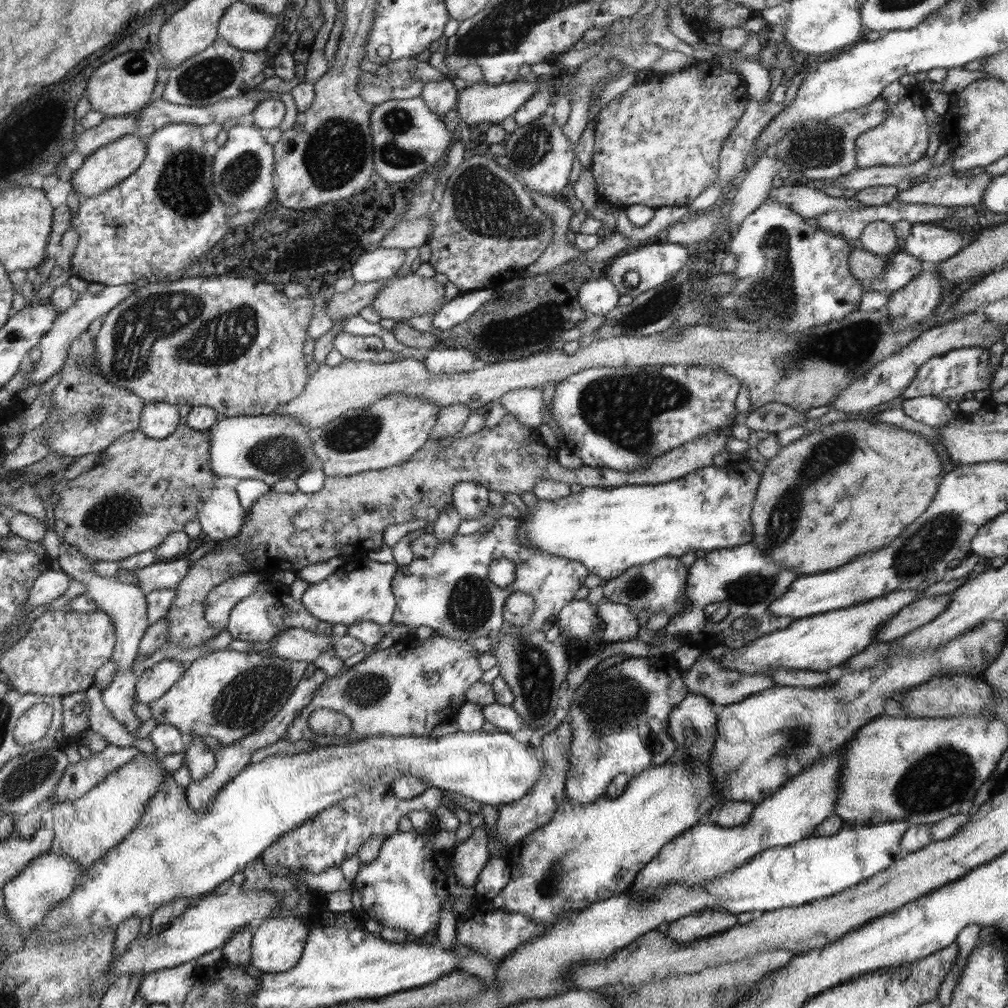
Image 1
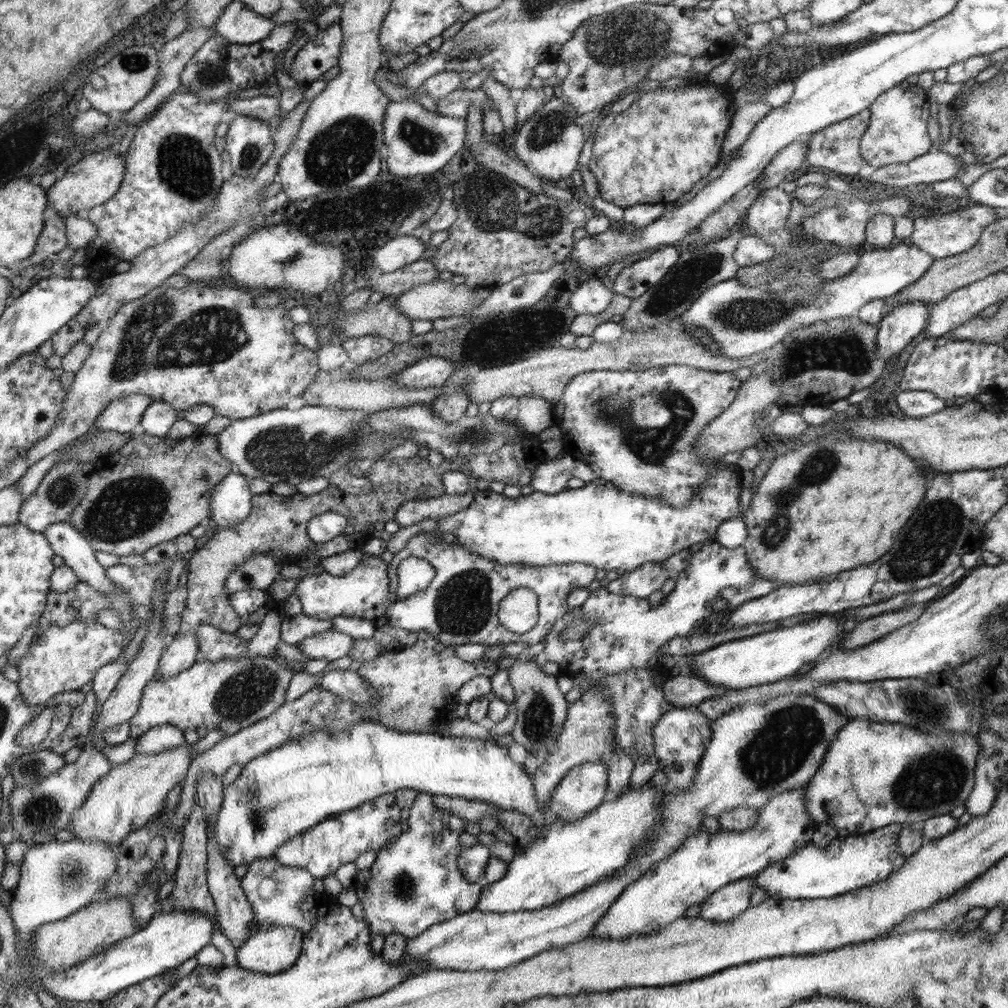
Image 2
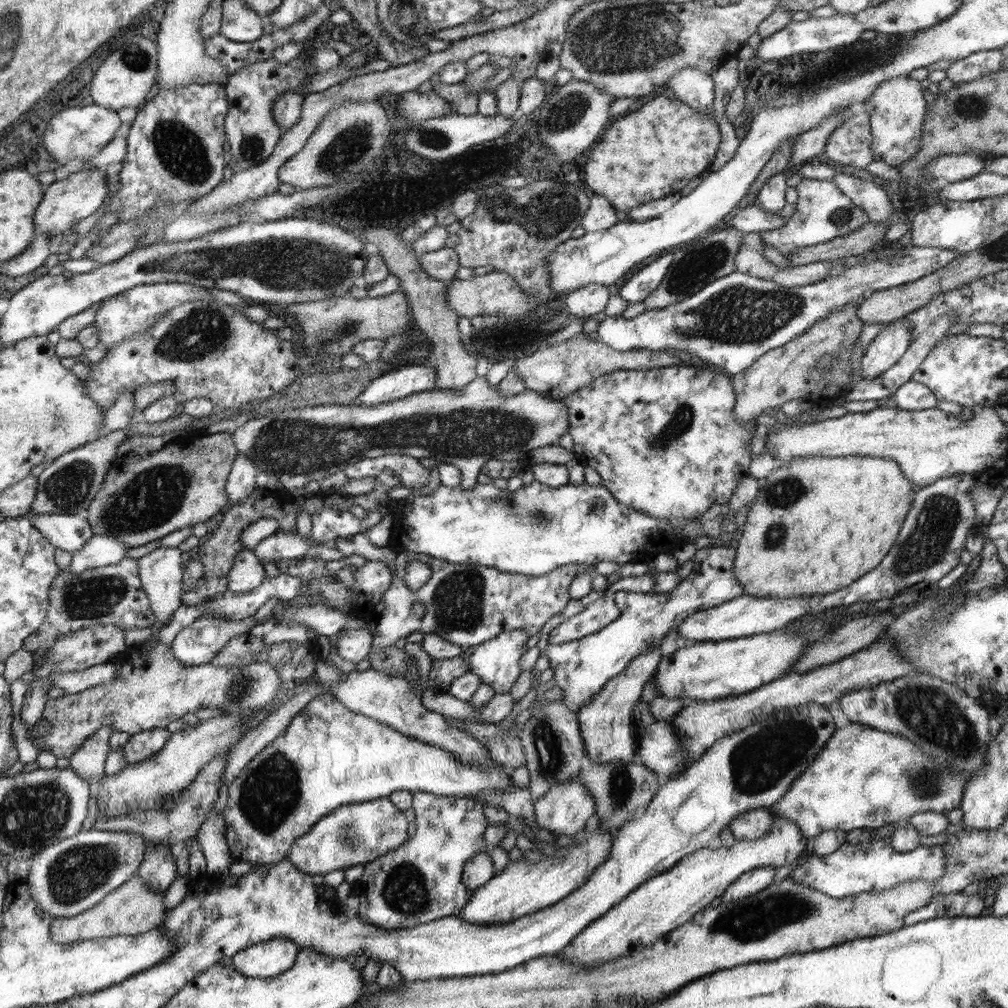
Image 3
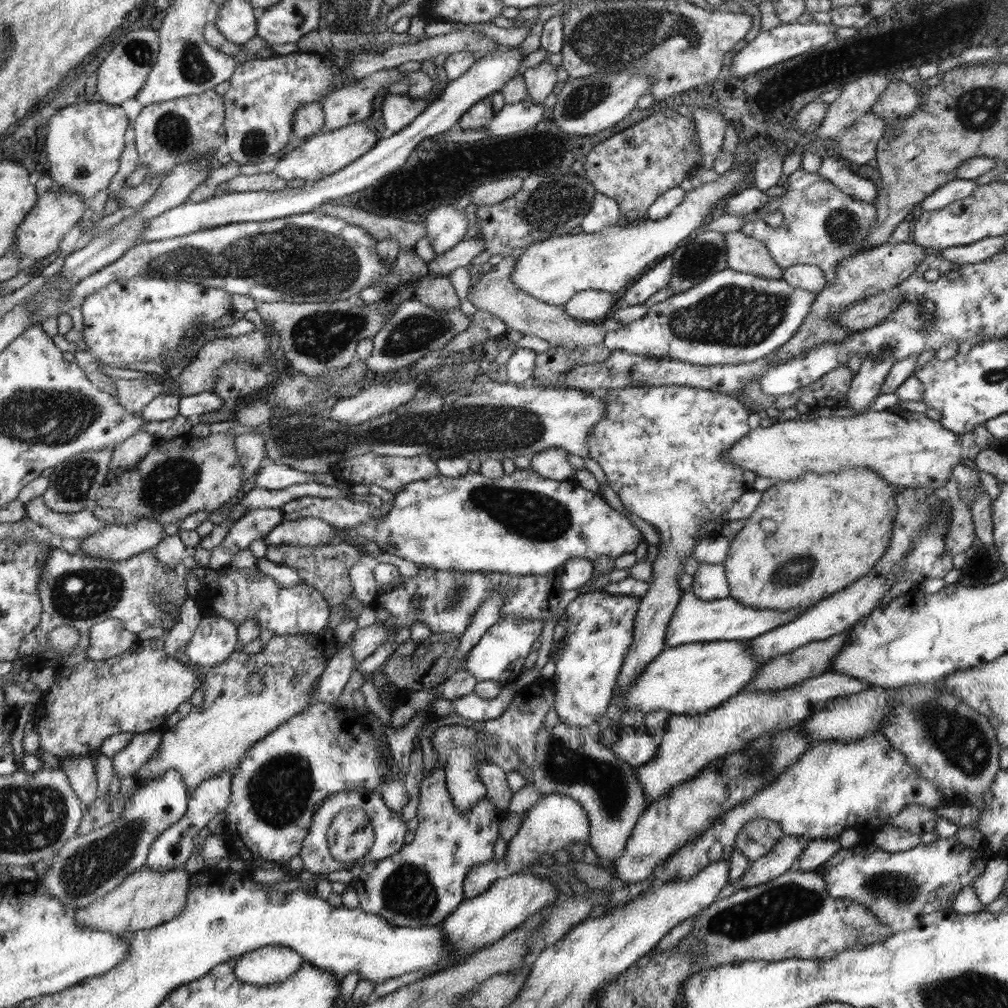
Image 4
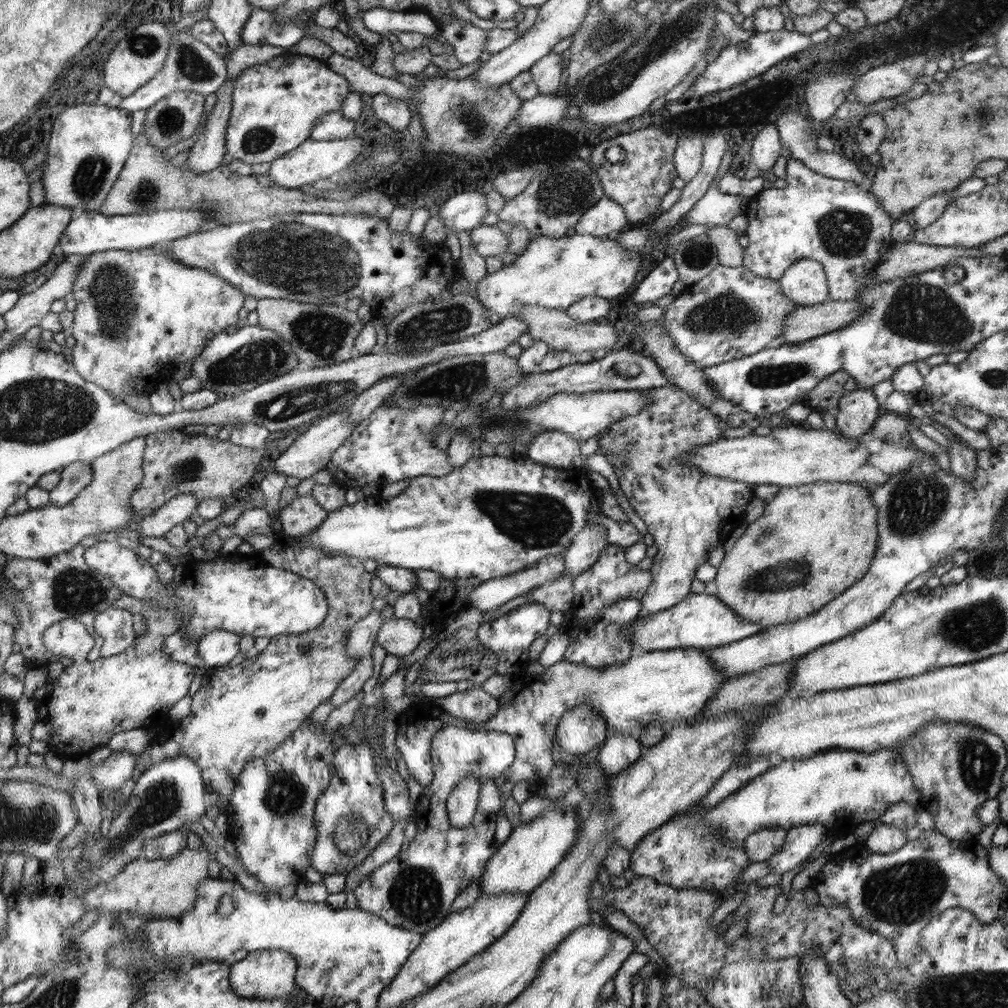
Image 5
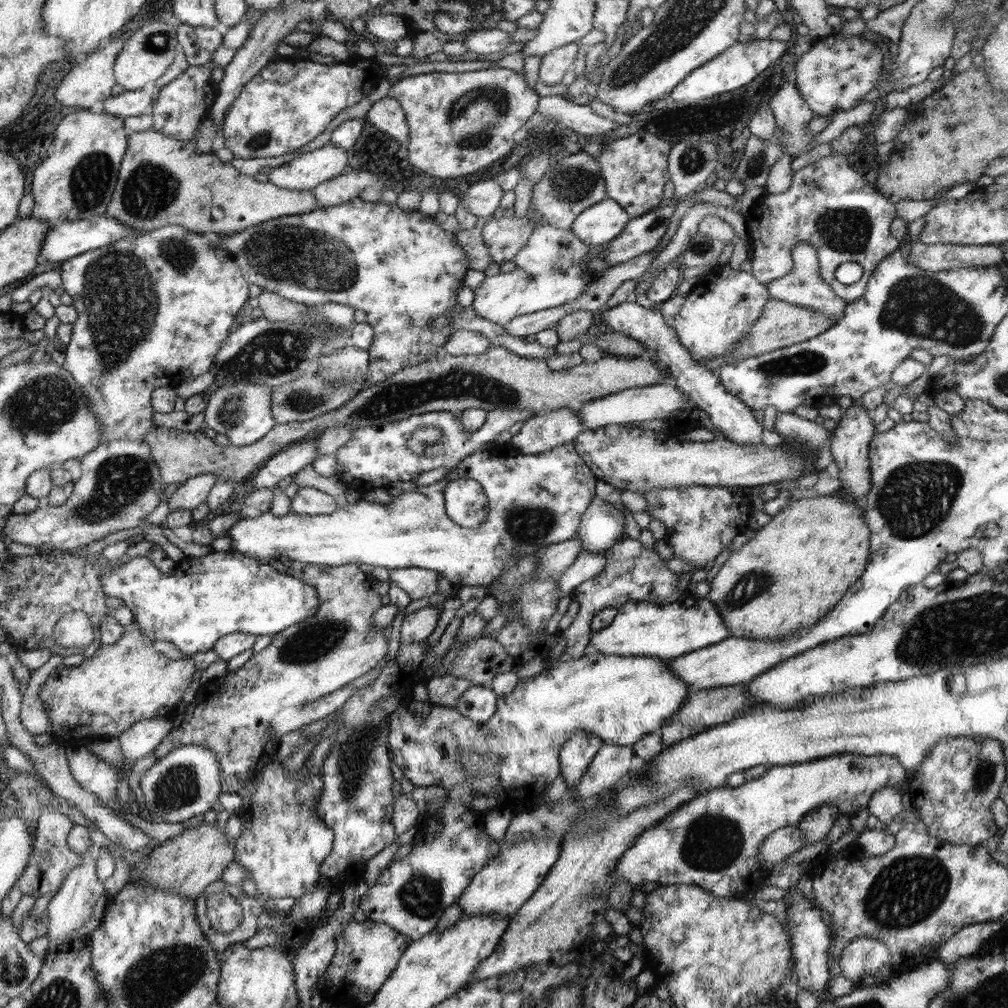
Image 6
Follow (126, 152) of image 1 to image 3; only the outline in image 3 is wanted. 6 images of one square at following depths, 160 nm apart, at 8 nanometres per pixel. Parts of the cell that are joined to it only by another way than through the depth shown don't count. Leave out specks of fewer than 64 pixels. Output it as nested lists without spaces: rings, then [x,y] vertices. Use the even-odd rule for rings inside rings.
[[[96,166],[76,170],[63,180],[54,181],[44,194],[42,204],[36,210],[34,216],[35,234],[47,234],[53,238],[61,237],[63,233],[70,232],[70,229],[82,218],[88,218],[94,214],[106,198],[109,192],[106,183],[106,174]]]

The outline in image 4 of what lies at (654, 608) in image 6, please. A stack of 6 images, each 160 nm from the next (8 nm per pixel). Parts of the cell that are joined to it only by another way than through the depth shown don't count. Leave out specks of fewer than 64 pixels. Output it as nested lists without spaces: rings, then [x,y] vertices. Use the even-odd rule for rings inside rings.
[[[684,590],[680,603],[676,606],[675,612],[668,623],[665,643],[668,647],[674,647],[698,642],[750,641],[769,630],[774,630],[777,626],[789,623],[807,610],[791,609],[786,612],[761,610],[744,606],[731,597],[704,602],[704,600],[696,598],[691,592]]]

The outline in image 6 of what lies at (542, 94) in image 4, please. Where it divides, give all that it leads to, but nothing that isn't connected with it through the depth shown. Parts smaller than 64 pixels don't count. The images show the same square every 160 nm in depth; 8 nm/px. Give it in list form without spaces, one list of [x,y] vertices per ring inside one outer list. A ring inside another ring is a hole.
[[[570,43],[561,48],[554,48],[550,54],[543,56],[540,61],[539,79],[546,86],[555,86],[562,83],[563,77],[572,69],[581,45]]]

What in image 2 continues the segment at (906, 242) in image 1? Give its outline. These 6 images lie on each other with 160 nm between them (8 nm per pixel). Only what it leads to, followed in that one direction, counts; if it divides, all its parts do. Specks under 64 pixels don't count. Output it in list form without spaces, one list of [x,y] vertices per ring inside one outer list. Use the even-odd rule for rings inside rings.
[[[970,203],[964,209],[950,211],[940,215],[921,216],[913,220],[913,231],[908,238],[908,242],[926,253],[931,254],[935,260],[939,258],[951,257],[968,252],[981,237],[984,229],[997,221],[994,207]]]

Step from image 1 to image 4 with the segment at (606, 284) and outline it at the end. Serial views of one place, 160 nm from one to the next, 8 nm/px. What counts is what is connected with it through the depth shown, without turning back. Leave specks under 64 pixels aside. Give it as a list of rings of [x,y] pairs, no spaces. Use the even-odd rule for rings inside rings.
[[[584,290],[582,293],[576,293],[563,307],[572,318],[597,322],[610,317],[614,312],[612,298],[614,296],[611,292]]]

